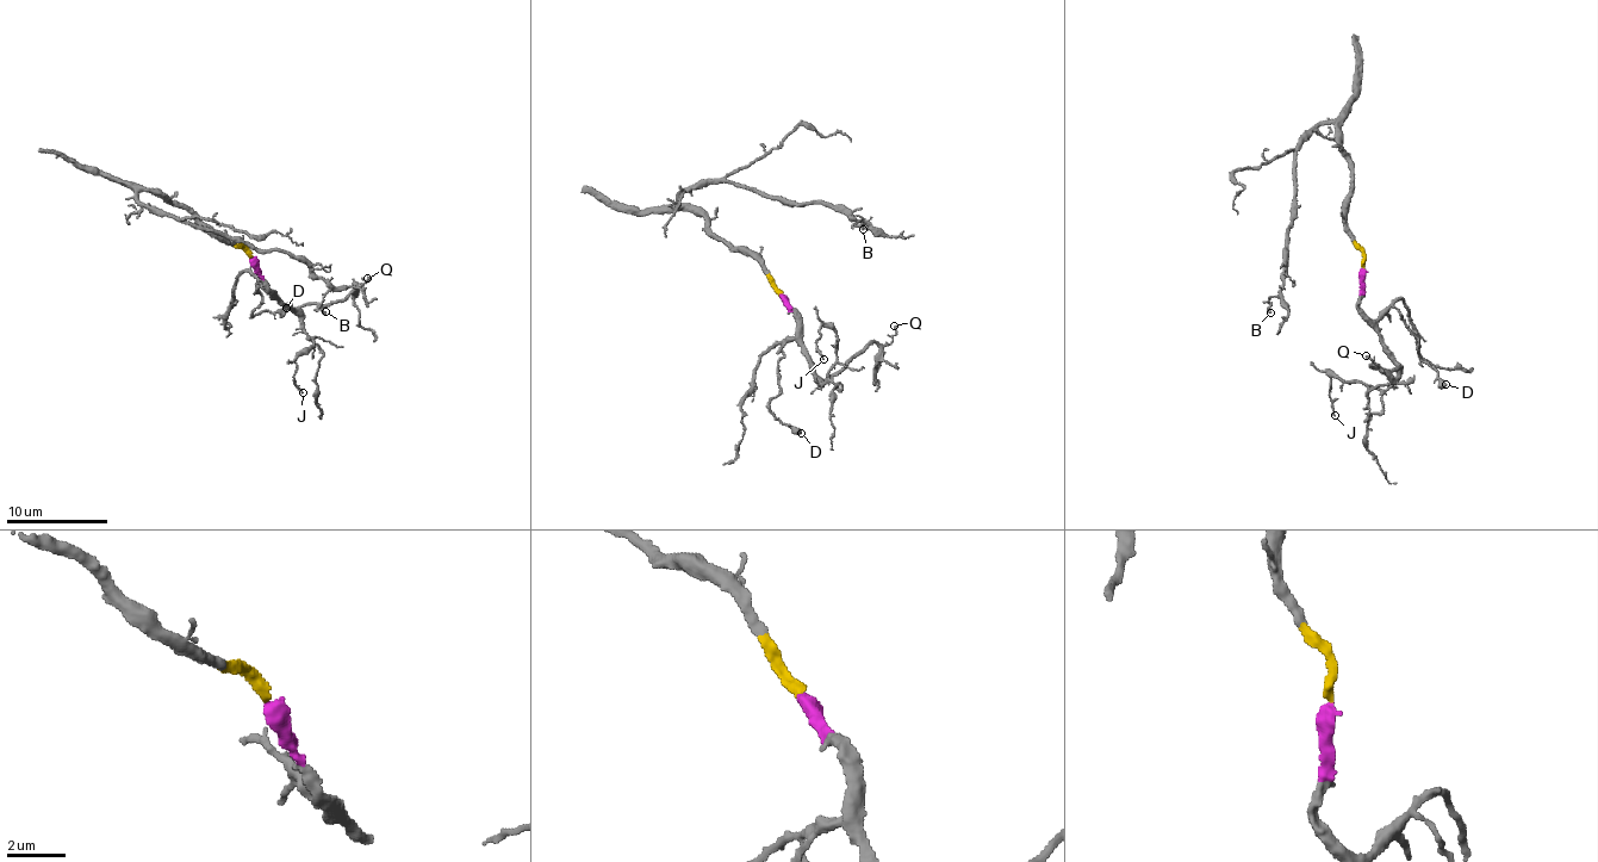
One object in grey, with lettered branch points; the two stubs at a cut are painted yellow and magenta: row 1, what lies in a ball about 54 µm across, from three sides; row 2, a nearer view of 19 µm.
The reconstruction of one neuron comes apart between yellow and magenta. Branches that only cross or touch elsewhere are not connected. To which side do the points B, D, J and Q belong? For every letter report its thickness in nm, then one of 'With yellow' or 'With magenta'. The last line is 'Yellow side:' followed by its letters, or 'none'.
B: Thickness 120 nm. With yellow
D: Thickness 480 nm. With magenta
J: Thickness 100 nm. With magenta
Q: Thickness 130 nm. With magenta
Yellow side: B

